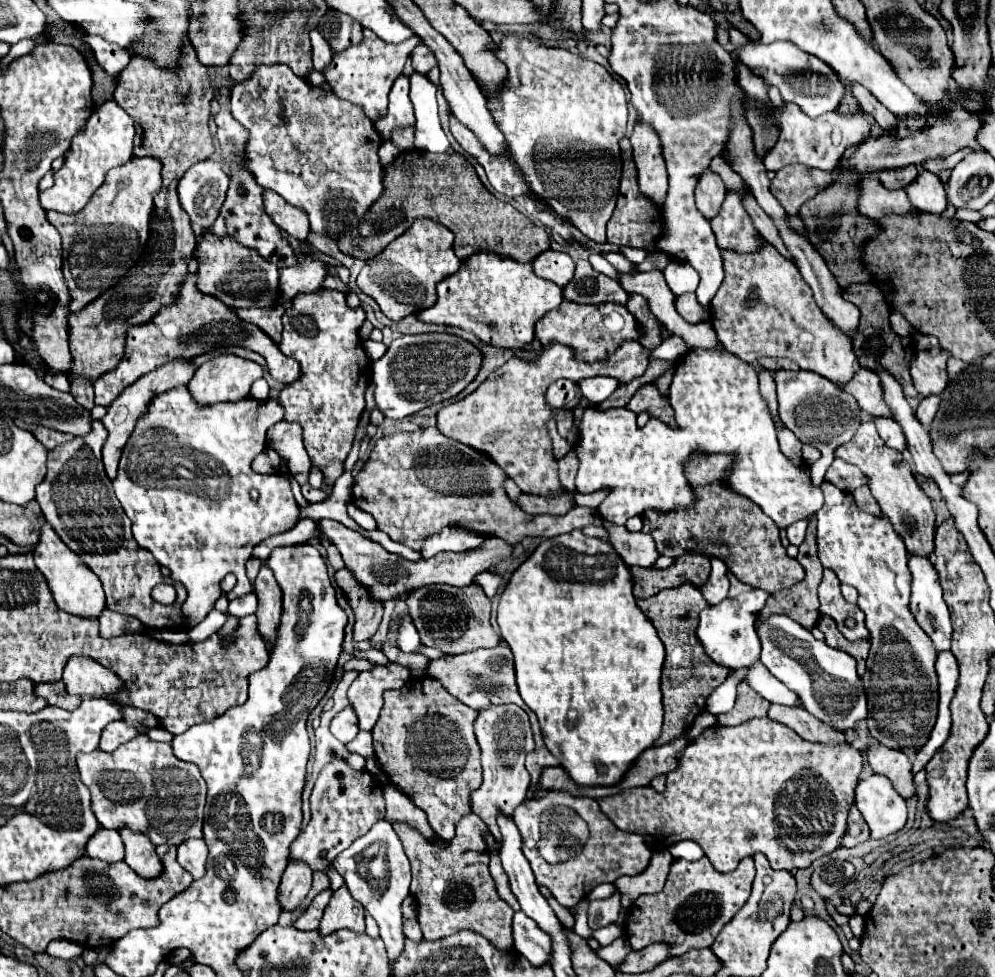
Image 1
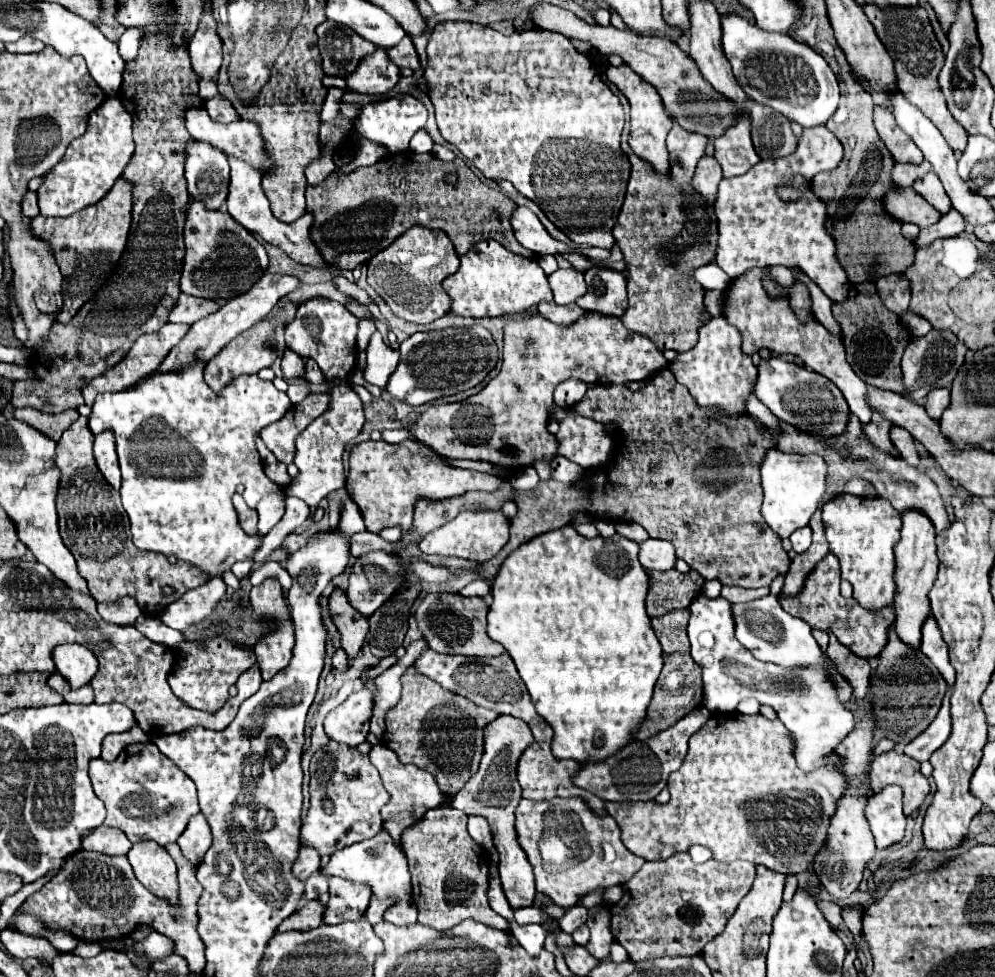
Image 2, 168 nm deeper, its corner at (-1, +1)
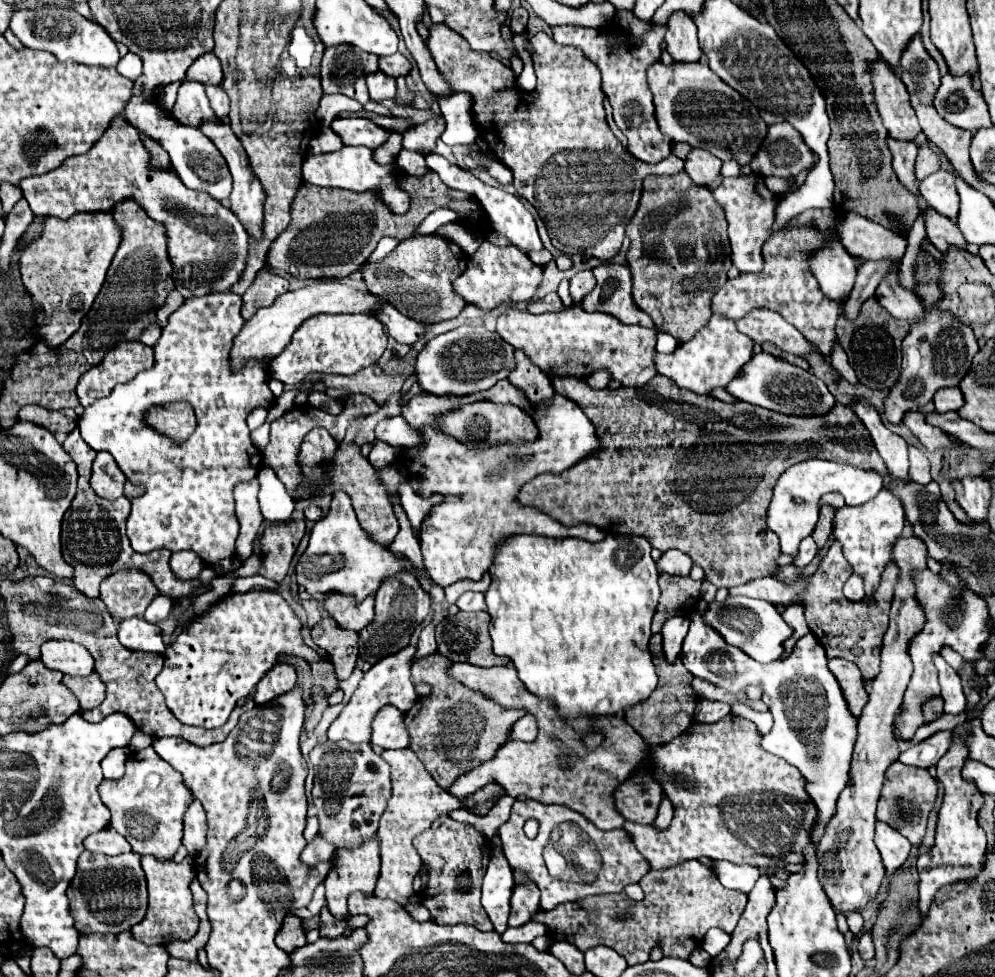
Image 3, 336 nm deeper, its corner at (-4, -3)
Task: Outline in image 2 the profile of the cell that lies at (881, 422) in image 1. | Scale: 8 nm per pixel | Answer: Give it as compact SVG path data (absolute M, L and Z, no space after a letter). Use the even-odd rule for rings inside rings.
M892 426L890 440L892 440L892 444L898 448L900 456L902 456L910 466L918 466L918 464L920 464L918 452L916 452L916 444L914 444L914 438L910 436L910 432L906 432L904 428Z

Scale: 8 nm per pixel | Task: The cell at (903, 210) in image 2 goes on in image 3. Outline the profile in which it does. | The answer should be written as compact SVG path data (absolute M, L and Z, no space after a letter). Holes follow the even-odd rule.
M927 208L925 212L925 226L927 226L927 238L939 252L949 252L951 246L967 250L965 238L961 236L961 230L957 224L953 224L947 216L941 216L933 208Z

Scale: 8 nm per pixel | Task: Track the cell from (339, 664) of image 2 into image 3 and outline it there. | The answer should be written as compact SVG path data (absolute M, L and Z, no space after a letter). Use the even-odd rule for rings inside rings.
M251 590L251 592L235 592L227 594L223 600L219 600L215 606L211 606L205 614L197 616L193 622L189 622L183 632L177 636L177 640L167 646L163 658L163 670L157 674L155 682L159 690L163 692L167 700L167 708L187 726L199 726L199 728L219 728L227 722L231 710L237 706L241 698L247 698L255 692L257 682L269 672L277 662L279 656L299 656L307 662L325 662L327 657L320 656L309 646L305 646L301 636L303 622L299 616L291 610L291 606L283 600L281 594L269 592L269 590Z

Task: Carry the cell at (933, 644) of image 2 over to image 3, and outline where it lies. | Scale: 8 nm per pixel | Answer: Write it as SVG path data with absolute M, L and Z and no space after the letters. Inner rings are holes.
M935 656L935 666L939 670L939 684L941 684L941 696L945 700L945 712L947 714L965 712L967 698L965 698L959 674L943 660L943 656Z

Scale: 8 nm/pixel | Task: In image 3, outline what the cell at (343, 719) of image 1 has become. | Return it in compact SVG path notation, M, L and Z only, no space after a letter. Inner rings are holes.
M407 646L401 652L385 656L385 660L379 660L369 672L365 672L365 676L359 682L349 704L343 708L343 712L339 714L339 718L331 724L331 728L327 732L331 742L339 742L339 740L347 740L347 742L355 742L355 744L369 742L369 728L381 706L389 704L391 700L399 700L399 710L407 712L415 704L417 694L415 694L415 688L411 682L411 672L409 672L415 652L417 652L417 646Z

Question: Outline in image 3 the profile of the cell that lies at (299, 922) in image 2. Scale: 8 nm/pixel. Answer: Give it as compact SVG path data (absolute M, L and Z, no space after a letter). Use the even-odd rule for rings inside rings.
M293 914L285 916L285 924L281 924L281 932L277 932L275 944L287 954L293 954L293 950L297 950L305 944L305 932L303 932L301 920L297 916L293 916Z

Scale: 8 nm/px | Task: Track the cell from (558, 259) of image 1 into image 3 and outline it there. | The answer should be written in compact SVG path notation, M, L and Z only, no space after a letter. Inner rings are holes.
M585 270L585 272L577 272L573 278L571 278L571 296L577 302L581 302L591 290L595 288L595 276Z

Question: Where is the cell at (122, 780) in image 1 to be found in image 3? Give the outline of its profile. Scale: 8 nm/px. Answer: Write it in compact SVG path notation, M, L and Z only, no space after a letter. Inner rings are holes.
M153 748L133 752L127 760L125 776L117 782L103 780L99 794L111 808L111 826L127 838L133 852L151 854L157 860L173 860L183 840L183 814L193 794L181 782L181 774L161 760Z

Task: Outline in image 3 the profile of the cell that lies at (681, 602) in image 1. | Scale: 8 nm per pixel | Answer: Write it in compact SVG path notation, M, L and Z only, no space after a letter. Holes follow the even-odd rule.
M661 634L651 636L649 652L653 652L653 664L657 668L659 684L657 684L655 692L649 696L649 700L643 700L641 704L637 704L637 708L625 712L625 720L635 728L635 732L639 736L643 736L643 740L647 744L657 746L657 744L671 742L673 738L677 738L681 732L687 730L687 726L693 722L693 710L697 704L697 694L691 688L693 674L683 666L681 658L677 658L675 664L669 664L665 660L663 648L661 648Z

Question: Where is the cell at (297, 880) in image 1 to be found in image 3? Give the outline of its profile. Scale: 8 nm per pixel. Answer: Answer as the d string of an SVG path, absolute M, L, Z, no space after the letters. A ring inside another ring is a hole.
M317 834L315 840L309 842L309 844L303 848L301 860L303 860L305 864L315 866L315 864L319 864L319 862L329 862L331 856L333 856L333 852L335 852L333 844L327 844L327 840L325 840L321 834Z

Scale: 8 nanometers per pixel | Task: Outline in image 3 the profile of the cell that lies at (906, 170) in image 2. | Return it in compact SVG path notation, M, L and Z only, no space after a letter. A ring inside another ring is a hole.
M919 146L917 164L915 164L915 174L917 174L917 180L921 182L923 178L927 178L929 174L937 172L939 168L941 168L941 162L937 160L937 156L933 156L933 152L929 152L929 148Z

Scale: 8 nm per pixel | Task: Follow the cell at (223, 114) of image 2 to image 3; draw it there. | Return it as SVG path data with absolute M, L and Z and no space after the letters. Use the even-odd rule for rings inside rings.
M207 86L207 96L211 102L211 108L217 118L227 118L229 114L229 96L221 86Z

